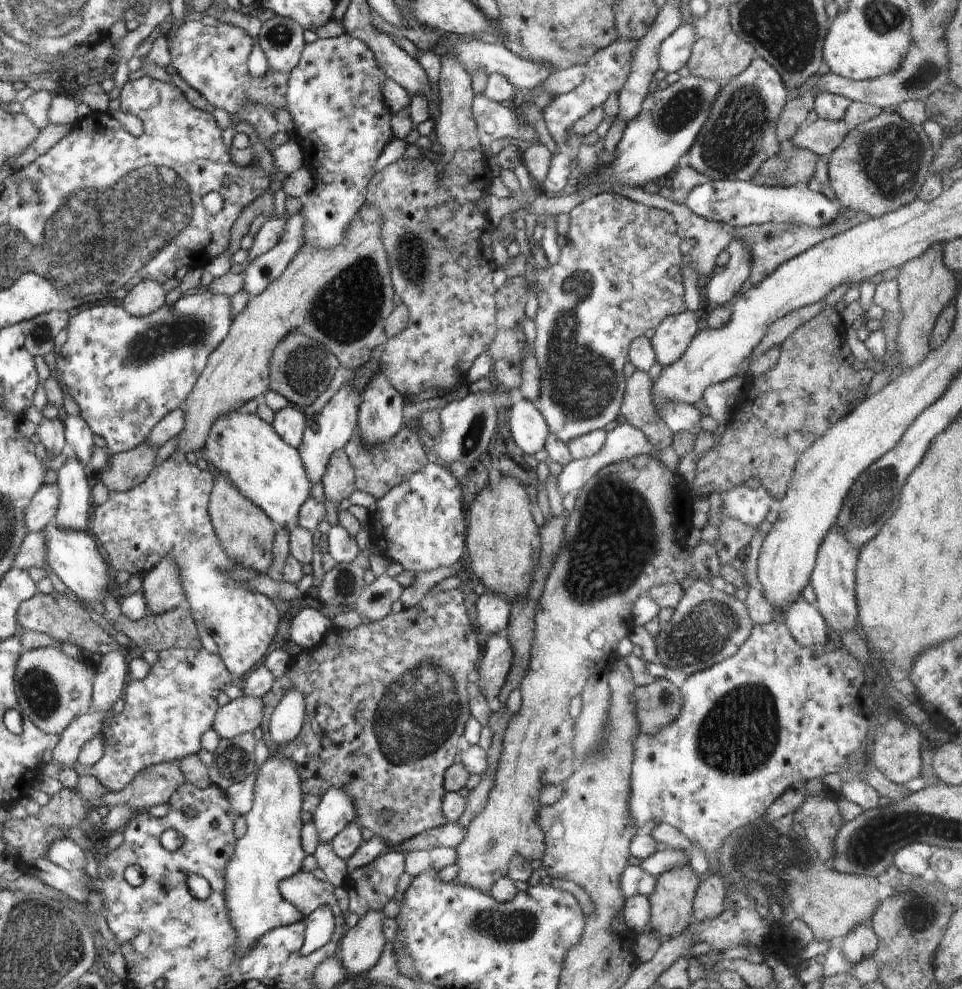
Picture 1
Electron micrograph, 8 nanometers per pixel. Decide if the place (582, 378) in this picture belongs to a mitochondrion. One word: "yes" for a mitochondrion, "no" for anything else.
yes

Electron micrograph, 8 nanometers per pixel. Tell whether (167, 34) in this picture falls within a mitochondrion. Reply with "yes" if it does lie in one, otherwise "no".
no

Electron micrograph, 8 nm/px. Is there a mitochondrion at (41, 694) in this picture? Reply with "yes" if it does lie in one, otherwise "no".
yes

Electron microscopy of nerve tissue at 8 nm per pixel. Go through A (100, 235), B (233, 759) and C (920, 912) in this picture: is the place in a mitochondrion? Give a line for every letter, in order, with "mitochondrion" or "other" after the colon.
A: mitochondrion
B: mitochondrion
C: mitochondrion

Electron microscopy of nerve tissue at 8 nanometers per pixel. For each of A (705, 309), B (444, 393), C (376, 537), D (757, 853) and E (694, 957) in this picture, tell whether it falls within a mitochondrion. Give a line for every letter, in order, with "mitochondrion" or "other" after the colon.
A: other
B: other
C: other
D: mitochondrion
E: other

